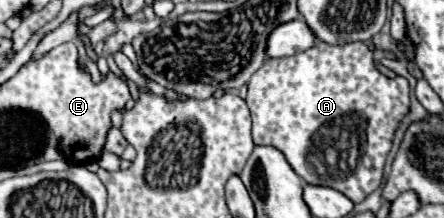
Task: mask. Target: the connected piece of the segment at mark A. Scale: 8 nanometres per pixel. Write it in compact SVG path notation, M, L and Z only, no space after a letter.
M316 42L314 48L286 58L268 58L248 82L246 104L252 114L256 146L274 146L284 154L294 172L310 184L340 190L352 202L362 202L380 188L384 164L400 120L410 112L410 86L404 76L386 78L374 62L374 52L364 42L332 46Z

